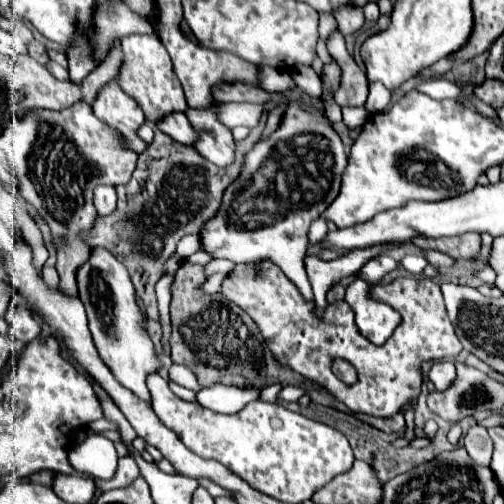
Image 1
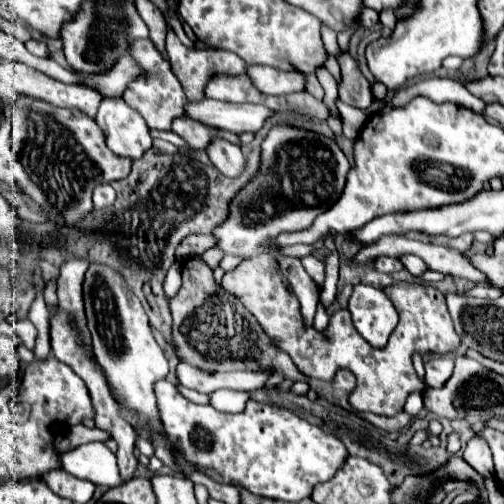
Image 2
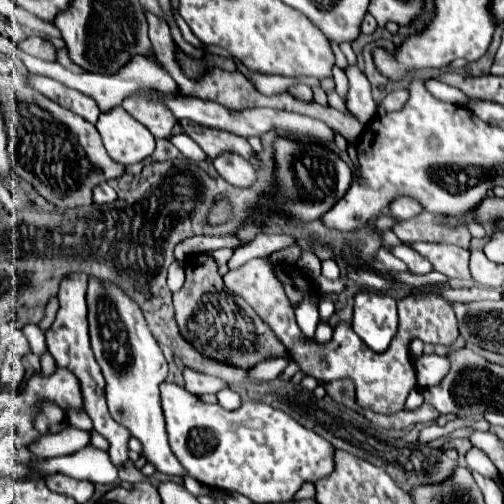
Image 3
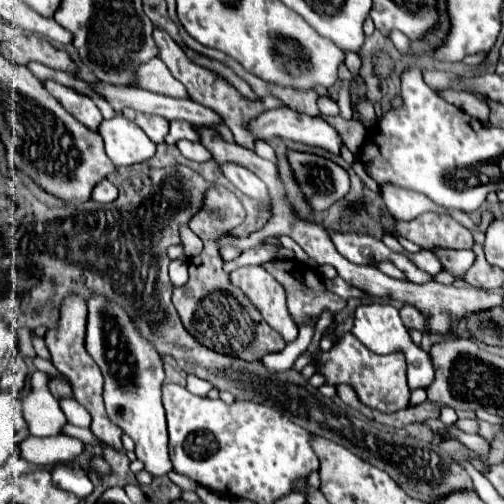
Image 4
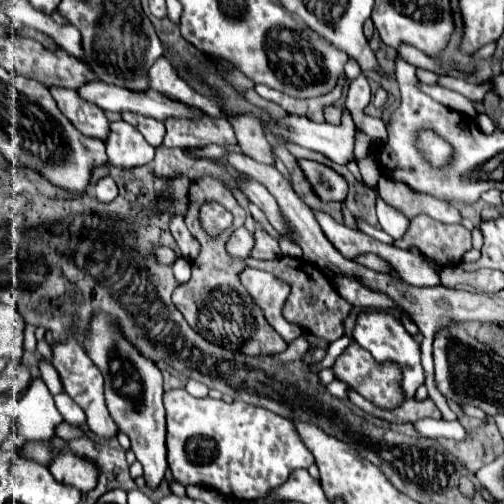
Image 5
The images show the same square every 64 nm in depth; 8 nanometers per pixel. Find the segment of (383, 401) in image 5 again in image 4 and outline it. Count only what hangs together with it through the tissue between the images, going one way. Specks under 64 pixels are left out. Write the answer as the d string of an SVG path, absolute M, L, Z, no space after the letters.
M344 332L336 338L336 344L330 352L316 352L312 356L312 364L316 366L318 374L326 378L326 384L350 384L356 390L360 402L368 408L380 412L398 412L408 404L410 388L402 352L378 356L374 352L368 352L368 348L364 348L364 344L360 344L360 340L356 340L352 332Z

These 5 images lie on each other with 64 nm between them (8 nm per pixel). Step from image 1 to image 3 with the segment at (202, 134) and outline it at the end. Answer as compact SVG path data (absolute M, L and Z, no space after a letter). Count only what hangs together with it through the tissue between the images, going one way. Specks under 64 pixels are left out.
M222 152L212 162L216 172L234 186L250 186L256 178L252 164L248 164L248 160L236 152Z

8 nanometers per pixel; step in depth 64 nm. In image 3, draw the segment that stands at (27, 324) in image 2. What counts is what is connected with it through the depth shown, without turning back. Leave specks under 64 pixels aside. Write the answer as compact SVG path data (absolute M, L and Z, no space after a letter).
M28 324L28 326L22 326L22 332L24 332L24 336L28 338L28 344L30 344L30 350L34 352L34 354L42 354L44 350L46 350L46 342L44 342L44 332L38 328L38 326L34 326L34 324Z

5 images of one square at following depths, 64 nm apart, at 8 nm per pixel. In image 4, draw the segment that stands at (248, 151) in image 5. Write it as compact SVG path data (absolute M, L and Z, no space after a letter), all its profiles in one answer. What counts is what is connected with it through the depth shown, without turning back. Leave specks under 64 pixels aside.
M154 28L152 38L154 38L156 46L158 46L158 58L168 66L168 70L172 72L172 76L186 86L188 96L190 96L192 100L196 100L196 102L200 102L200 104L204 104L204 106L210 106L210 108L214 108L216 112L220 112L220 116L226 120L226 126L232 130L234 140L236 140L238 144L244 144L246 148L254 148L254 140L256 140L256 138L246 130L248 120L250 120L252 116L258 116L258 114L264 112L266 108L284 106L284 102L280 102L276 96L264 96L264 98L258 98L258 100L250 100L250 98L242 96L242 94L240 94L226 78L222 78L218 72L190 62L190 60L186 58L186 54L182 52L182 48L180 48L180 46L170 38L170 34L168 34L166 30L162 30L162 28Z

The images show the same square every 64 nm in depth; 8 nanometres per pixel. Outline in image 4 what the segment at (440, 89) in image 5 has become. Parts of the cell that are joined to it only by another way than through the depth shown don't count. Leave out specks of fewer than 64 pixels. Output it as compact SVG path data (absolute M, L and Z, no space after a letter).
M442 90L440 94L444 100L448 100L450 104L456 104L458 108L464 108L464 112L468 112L470 116L486 122L490 118L490 106L486 100L470 94L470 92L456 92L456 90Z

